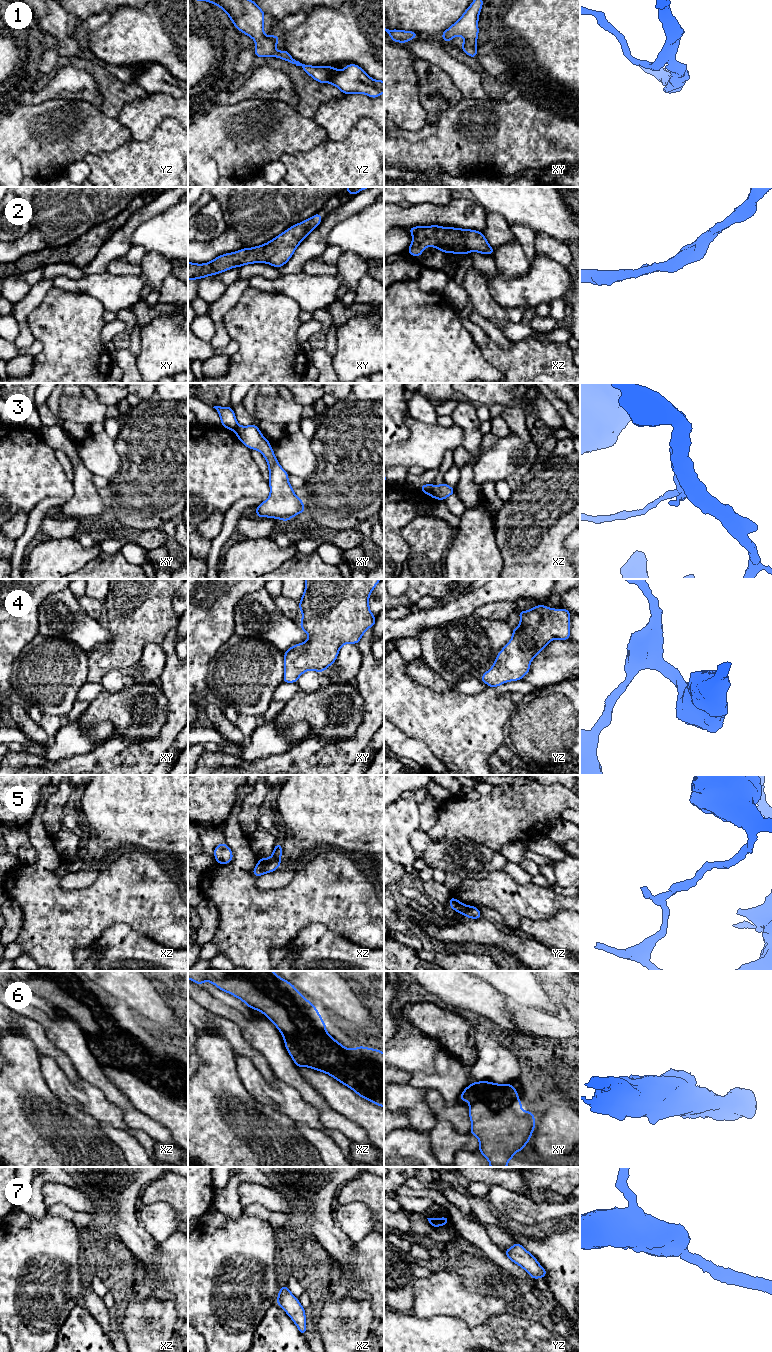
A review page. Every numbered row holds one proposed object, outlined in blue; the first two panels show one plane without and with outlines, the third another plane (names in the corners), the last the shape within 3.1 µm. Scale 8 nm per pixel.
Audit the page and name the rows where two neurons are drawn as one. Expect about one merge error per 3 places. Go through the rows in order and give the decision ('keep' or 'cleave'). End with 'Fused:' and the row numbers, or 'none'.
1: keep
2: keep
3: cleave
4: keep
5: cleave
6: cleave
7: keep
Fused: 3, 5, 6

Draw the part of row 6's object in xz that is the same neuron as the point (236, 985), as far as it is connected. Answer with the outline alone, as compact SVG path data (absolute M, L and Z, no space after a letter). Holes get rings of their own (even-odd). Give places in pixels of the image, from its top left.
M188 971L188 979L200 986L204 981L209 981L220 990L242 1000L251 1009L262 1012L279 1031L295 1037L295 1025L285 1008L257 990L244 977L228 971Z

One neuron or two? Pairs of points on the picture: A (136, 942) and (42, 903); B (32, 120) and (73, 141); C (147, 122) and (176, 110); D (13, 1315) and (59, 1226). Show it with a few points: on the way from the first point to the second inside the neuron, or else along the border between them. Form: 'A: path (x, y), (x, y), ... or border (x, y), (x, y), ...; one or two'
A: border (129, 925), (116, 923), (109, 926), (90, 947); two
B: path (42, 130), (46, 134), (63, 134); one
C: path (154, 115), (159, 110), (169, 110); one
D: path (26, 1293), (26, 1281), (40, 1265), (49, 1248); one

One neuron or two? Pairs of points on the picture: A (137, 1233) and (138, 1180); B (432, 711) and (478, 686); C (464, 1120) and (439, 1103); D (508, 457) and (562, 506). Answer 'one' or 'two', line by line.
A: one
B: two
C: one
D: two

